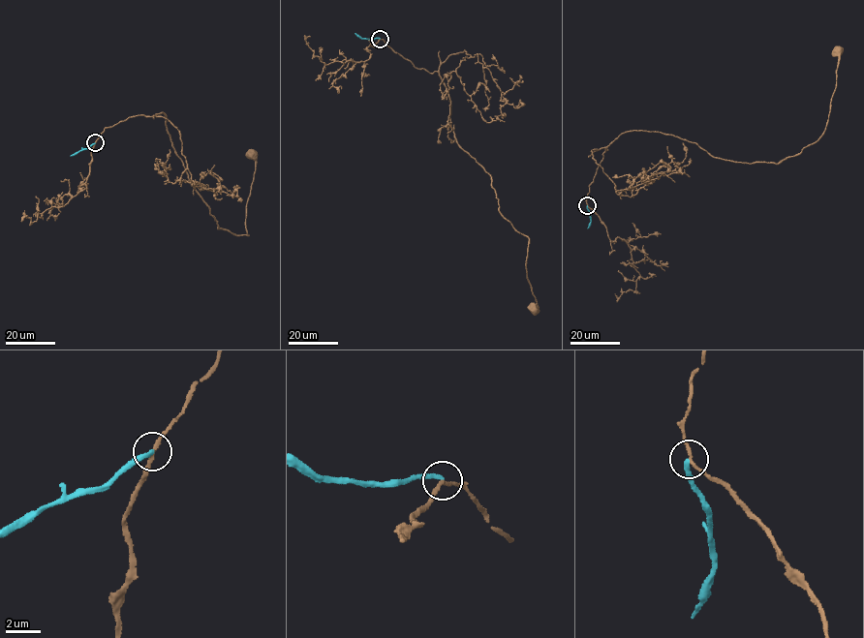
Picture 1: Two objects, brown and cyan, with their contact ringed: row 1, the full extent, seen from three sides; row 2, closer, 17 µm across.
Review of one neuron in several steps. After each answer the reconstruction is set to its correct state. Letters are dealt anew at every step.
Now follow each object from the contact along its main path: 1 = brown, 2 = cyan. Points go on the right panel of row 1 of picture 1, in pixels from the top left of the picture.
1: (587, 205), (602, 154), (626, 132), (675, 136), (739, 162), (779, 163), (799, 154), (826, 127), (837, 51)
2: (587, 205), (591, 220), (588, 228)

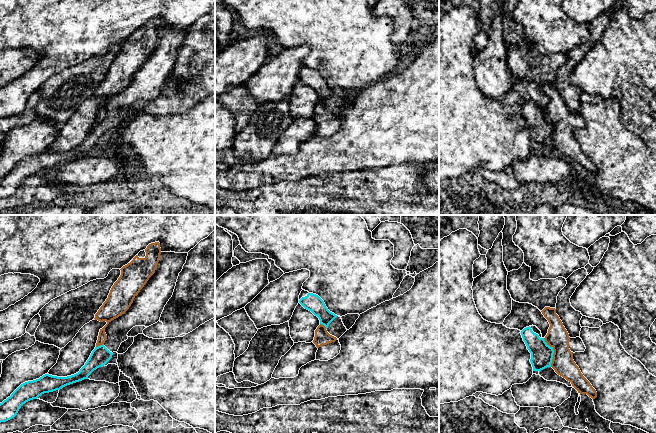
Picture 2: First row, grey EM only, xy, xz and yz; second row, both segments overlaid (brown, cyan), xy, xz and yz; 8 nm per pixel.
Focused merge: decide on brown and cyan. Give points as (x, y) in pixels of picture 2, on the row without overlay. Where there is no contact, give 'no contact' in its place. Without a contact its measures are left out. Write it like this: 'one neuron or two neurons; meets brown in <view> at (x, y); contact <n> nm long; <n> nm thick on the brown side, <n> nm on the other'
two neurons; meets brown in yz at (554, 128); contact 240 nm long; 180 nm thick on the brown side, 180 nm on the other

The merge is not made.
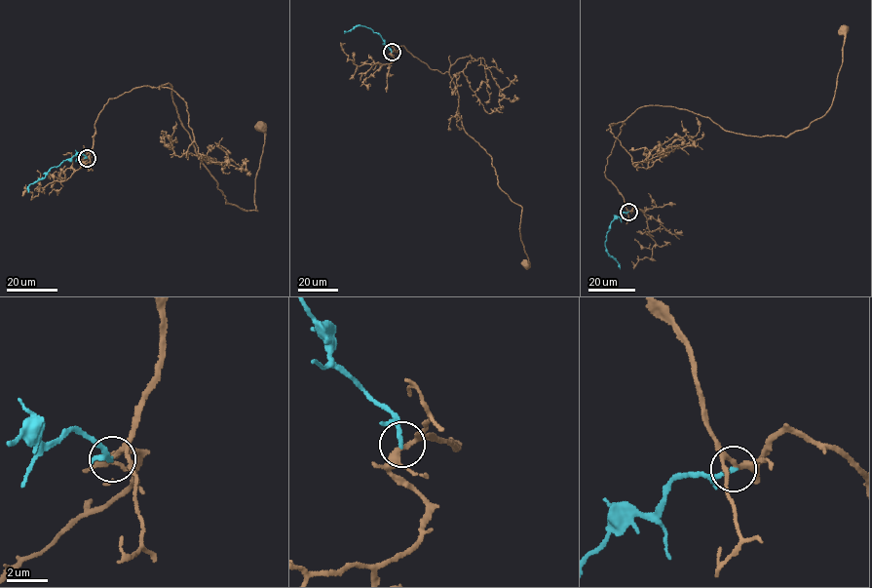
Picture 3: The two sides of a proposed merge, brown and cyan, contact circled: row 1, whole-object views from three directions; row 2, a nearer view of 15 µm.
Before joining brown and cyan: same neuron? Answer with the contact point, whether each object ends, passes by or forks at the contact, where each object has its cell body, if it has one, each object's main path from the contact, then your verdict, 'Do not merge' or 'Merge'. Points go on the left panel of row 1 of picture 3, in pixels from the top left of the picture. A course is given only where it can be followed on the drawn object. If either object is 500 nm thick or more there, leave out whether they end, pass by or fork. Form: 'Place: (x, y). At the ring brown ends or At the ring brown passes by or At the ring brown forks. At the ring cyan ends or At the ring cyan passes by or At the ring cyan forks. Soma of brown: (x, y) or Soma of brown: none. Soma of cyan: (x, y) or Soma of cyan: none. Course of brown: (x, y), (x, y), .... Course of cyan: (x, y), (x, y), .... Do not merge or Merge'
Place: (87, 158). At the ring brown forks. At the ring cyan ends. Soma of brown: (261, 127). Soma of cyan: none. Course of brown: (87, 158), (94, 123), (108, 99), (169, 83), (180, 123), (226, 204), (257, 211), (261, 127). Course of cyan: (87, 158), (77, 154), (54, 167), (44, 177), (31, 183), (28, 192). Do not merge

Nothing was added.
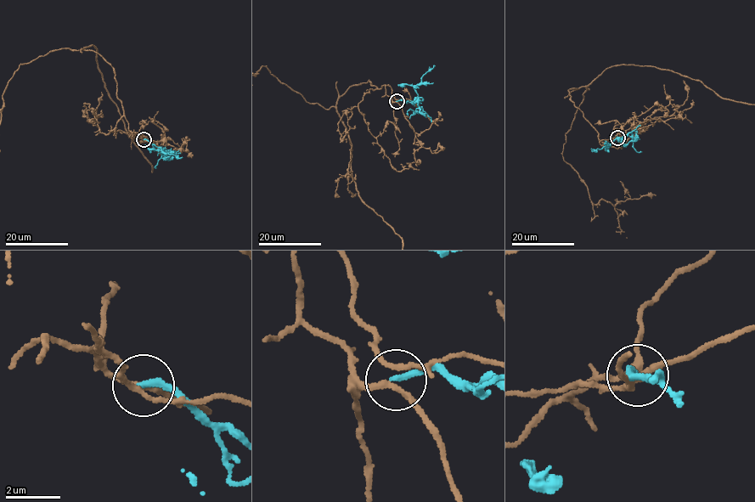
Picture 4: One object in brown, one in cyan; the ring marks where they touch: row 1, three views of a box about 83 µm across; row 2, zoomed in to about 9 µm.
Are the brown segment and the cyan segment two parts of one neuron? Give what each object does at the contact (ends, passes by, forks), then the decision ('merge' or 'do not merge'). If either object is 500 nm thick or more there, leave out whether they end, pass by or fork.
brown forks there; cyan ends there; do not merge

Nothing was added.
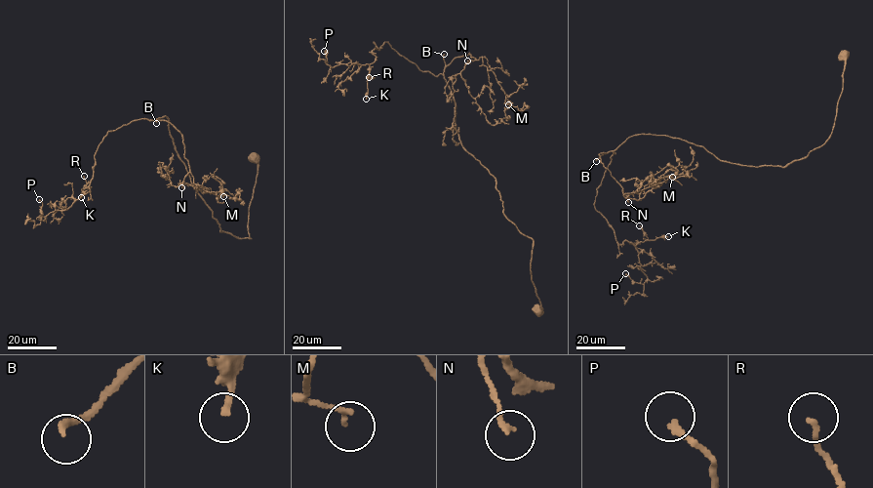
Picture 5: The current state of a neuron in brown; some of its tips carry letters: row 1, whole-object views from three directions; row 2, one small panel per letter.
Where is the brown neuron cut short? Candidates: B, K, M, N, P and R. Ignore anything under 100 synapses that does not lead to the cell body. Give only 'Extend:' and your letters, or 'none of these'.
Extend: B, K

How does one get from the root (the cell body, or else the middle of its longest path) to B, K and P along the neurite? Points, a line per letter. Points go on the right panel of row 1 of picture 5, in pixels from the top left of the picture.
B: (843, 56), (843, 90), (831, 135), (784, 167), (730, 163), (702, 146), (650, 134), (630, 136), (596, 161)
K: (843, 56), (831, 135), (784, 167), (730, 163), (665, 136), (618, 145), (595, 208), (619, 244), (668, 236)
P: (843, 56), (831, 135), (784, 167), (665, 136), (618, 145), (594, 206), (647, 278), (625, 273)

